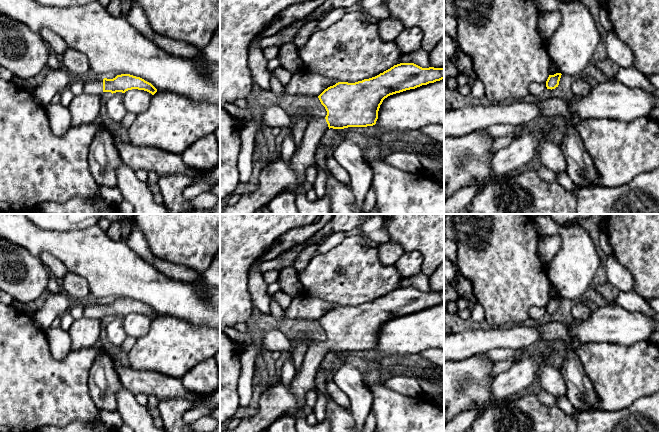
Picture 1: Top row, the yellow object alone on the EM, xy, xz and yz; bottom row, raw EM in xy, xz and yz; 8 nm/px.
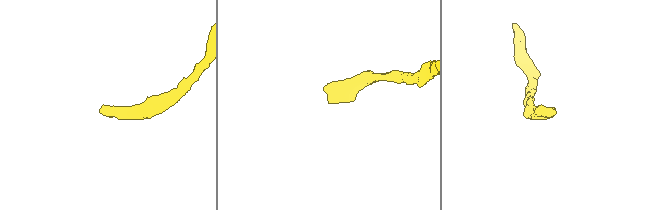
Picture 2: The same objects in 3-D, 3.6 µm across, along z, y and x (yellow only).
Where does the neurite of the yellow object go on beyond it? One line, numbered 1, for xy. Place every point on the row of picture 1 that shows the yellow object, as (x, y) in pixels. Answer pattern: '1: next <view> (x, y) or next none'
1: next xy (93, 85)

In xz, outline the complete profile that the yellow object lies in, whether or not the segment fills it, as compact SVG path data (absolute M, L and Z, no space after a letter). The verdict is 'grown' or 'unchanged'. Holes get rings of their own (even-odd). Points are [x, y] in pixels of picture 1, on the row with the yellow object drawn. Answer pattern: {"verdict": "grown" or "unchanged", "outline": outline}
{"verdict": "grown", "outline": "M400 63L372 78L328 87L318 96L327 111L326 117L308 118L301 144L291 160L286 162L278 157L261 171L256 191L241 195L235 205L221 208L220 214L254 214L278 193L295 193L298 184L305 181L306 169L315 166L315 151L328 129L373 126L385 98L442 79L444 68Z"}

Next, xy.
{"verdict": "grown", "outline": "M130 74L117 75L113 79L88 76L85 78L83 86L84 93L98 96L101 96L104 92L125 93L132 89L144 90L152 95L157 92L157 89L151 83Z"}

